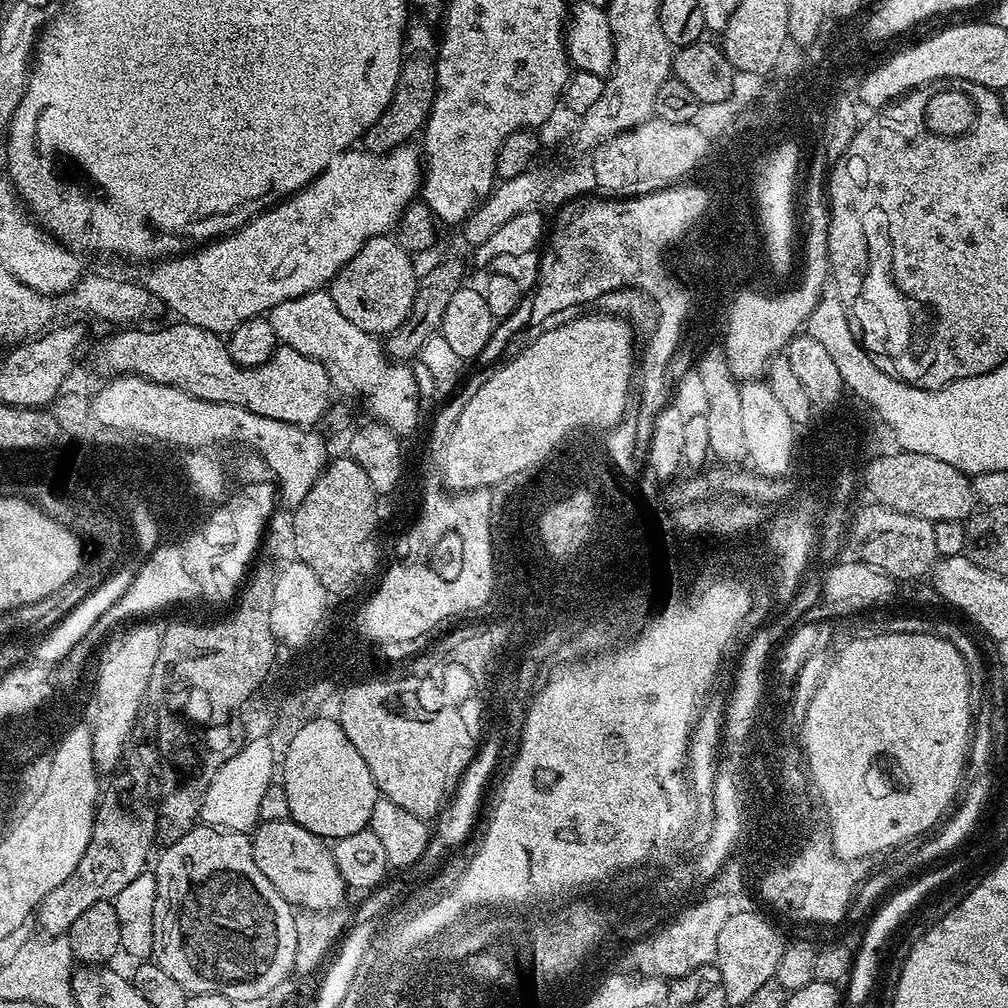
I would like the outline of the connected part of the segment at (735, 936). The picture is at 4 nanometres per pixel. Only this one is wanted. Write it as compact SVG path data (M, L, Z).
M759 911L753 915L735 915L730 917L725 915L720 921L720 929L714 941L714 963L720 977L722 986L726 990L726 1002L729 1006L738 1006L742 1002L747 1002L753 996L754 990L759 990L766 982L770 982L776 975L778 958L782 958L782 950L785 941L780 940L778 933L772 929L772 924L768 920L763 920L763 915Z

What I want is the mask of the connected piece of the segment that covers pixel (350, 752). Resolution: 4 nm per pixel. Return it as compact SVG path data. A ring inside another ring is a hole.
M332 718L310 720L292 732L287 744L288 753L282 756L282 783L286 798L290 798L291 819L306 830L325 838L339 838L367 828L374 802L378 799L376 783L362 754L358 754L350 738L346 738L339 723Z

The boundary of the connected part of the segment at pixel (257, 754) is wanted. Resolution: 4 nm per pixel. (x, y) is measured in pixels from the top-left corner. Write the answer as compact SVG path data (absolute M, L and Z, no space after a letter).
M268 738L249 739L241 751L227 760L218 770L218 774L214 774L214 778L206 790L206 798L202 802L202 810L200 811L200 820L205 825L222 828L226 832L251 833L261 823L259 807L262 803L262 798L266 795L266 790L274 782L275 776L272 775L275 772L277 775L278 772L278 752L276 756L271 742L273 741Z

